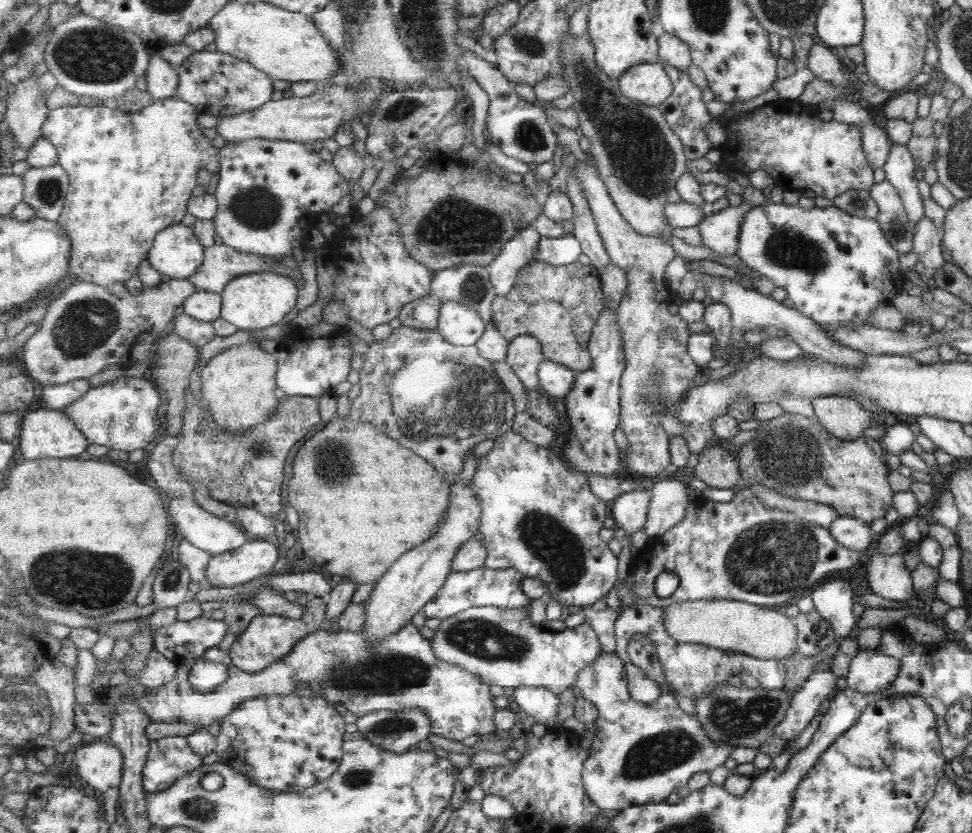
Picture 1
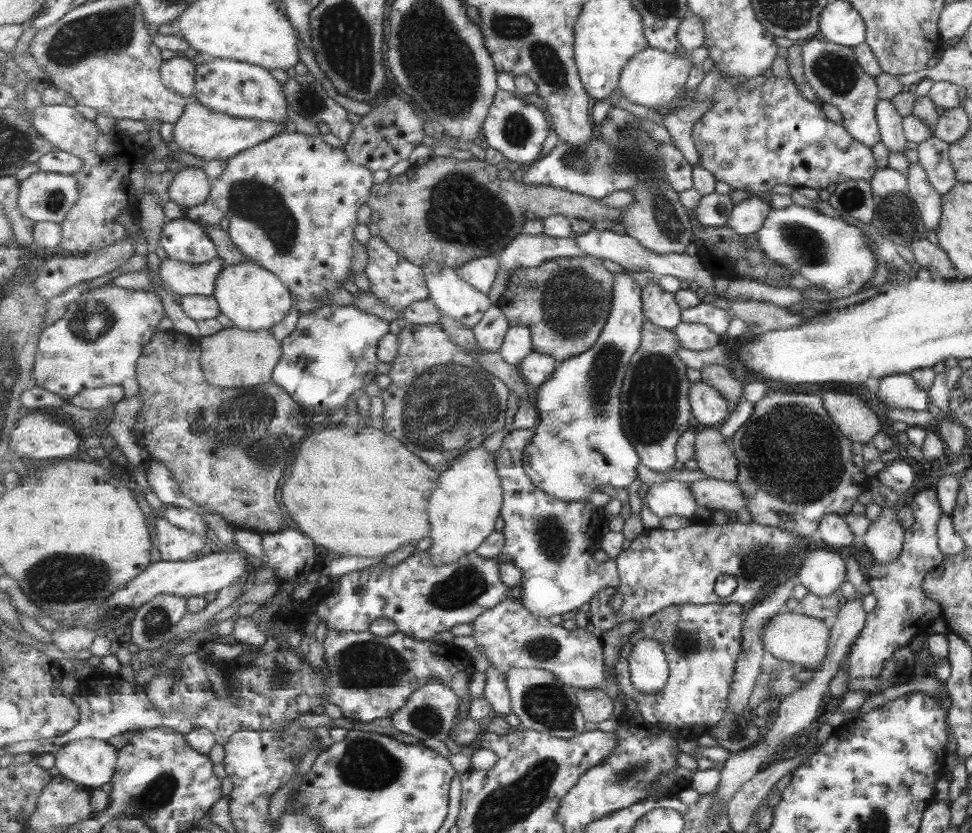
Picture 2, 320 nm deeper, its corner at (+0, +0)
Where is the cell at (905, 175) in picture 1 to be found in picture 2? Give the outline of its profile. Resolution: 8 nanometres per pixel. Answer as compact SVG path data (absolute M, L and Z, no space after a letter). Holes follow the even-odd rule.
M879 100L875 105L874 114L877 118L881 141L889 152L902 153L905 147L910 146L902 131L902 116L899 116L889 100Z

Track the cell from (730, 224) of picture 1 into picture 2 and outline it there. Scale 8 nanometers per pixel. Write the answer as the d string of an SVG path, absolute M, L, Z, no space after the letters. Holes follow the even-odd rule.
M749 196L733 209L729 228L741 235L759 233L765 225L765 220L768 220L771 209L771 205L764 202L761 196Z

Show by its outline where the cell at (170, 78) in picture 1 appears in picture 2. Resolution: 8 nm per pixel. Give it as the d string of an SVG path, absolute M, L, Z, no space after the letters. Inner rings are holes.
M173 57L164 61L162 66L162 80L167 88L179 96L195 96L197 83L197 67L192 59Z

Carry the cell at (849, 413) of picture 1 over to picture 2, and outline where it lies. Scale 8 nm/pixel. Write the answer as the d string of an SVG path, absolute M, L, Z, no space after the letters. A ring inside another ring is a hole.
M825 392L821 398L827 414L850 443L866 444L881 431L877 416L865 406L864 400L859 400L859 396Z

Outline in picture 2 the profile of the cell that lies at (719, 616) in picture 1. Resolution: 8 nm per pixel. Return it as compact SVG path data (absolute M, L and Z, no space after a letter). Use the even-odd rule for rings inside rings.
M783 609L777 613L764 630L765 650L770 652L779 661L793 663L797 668L817 669L821 661L826 657L830 644L829 622L811 618L804 613L795 613Z

